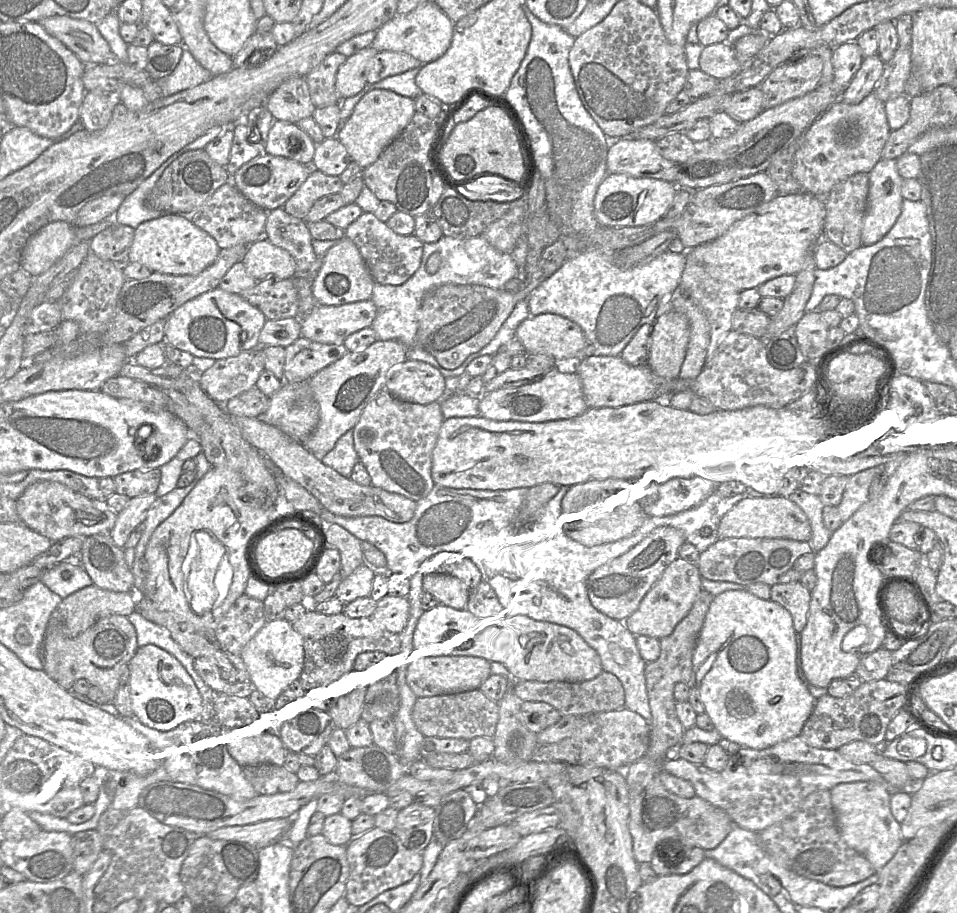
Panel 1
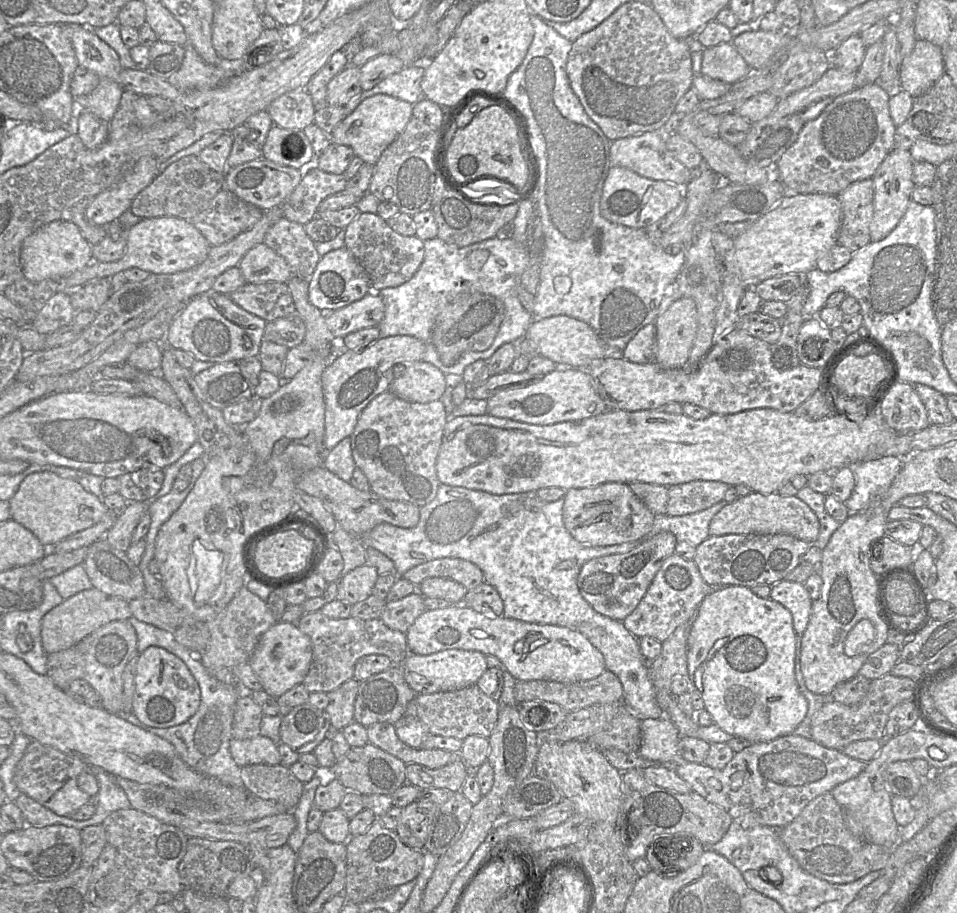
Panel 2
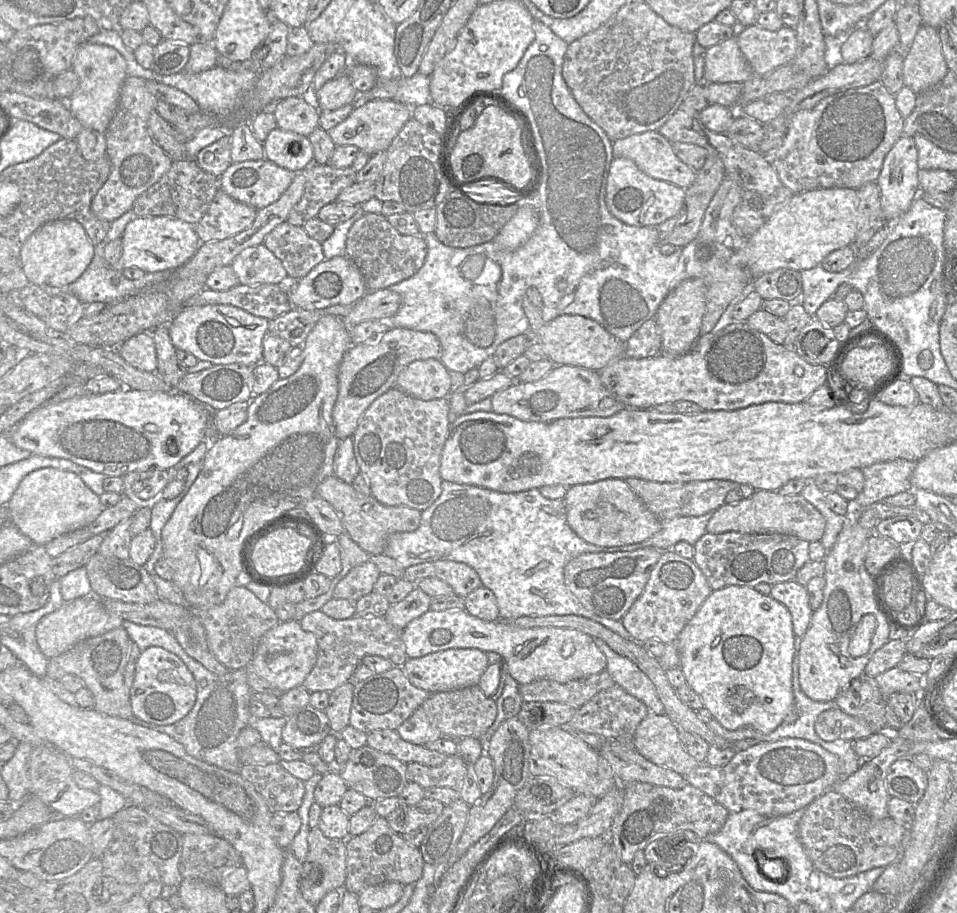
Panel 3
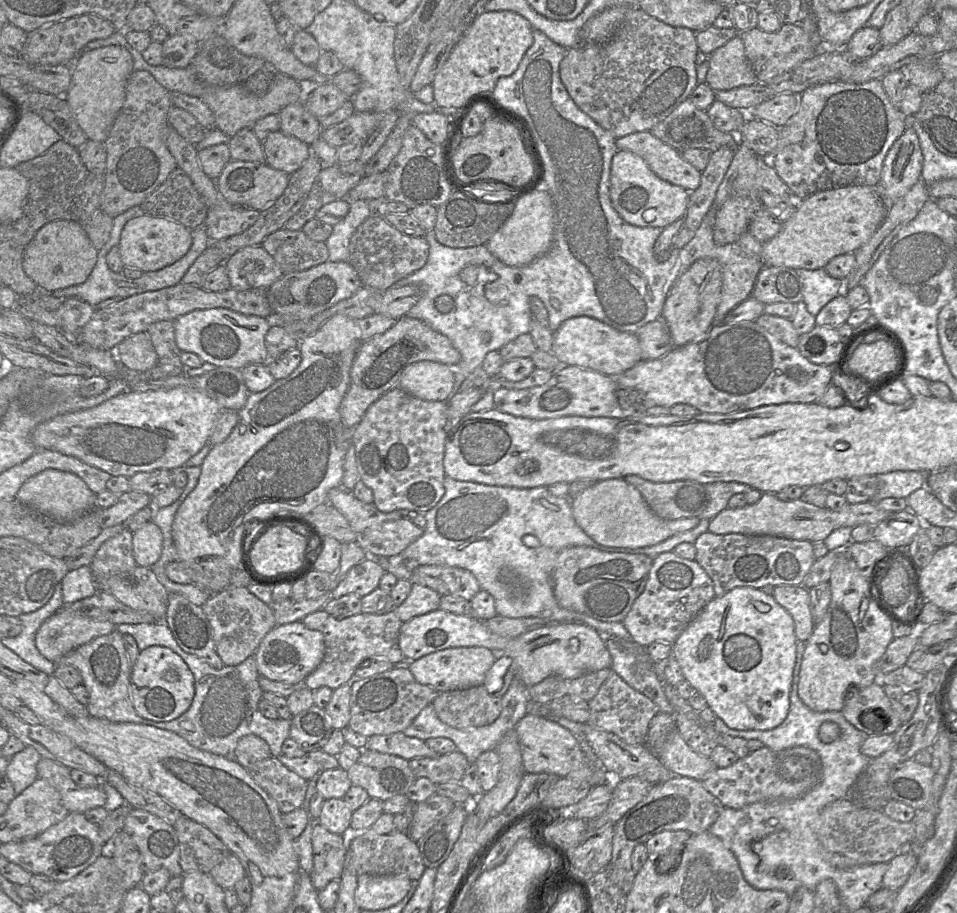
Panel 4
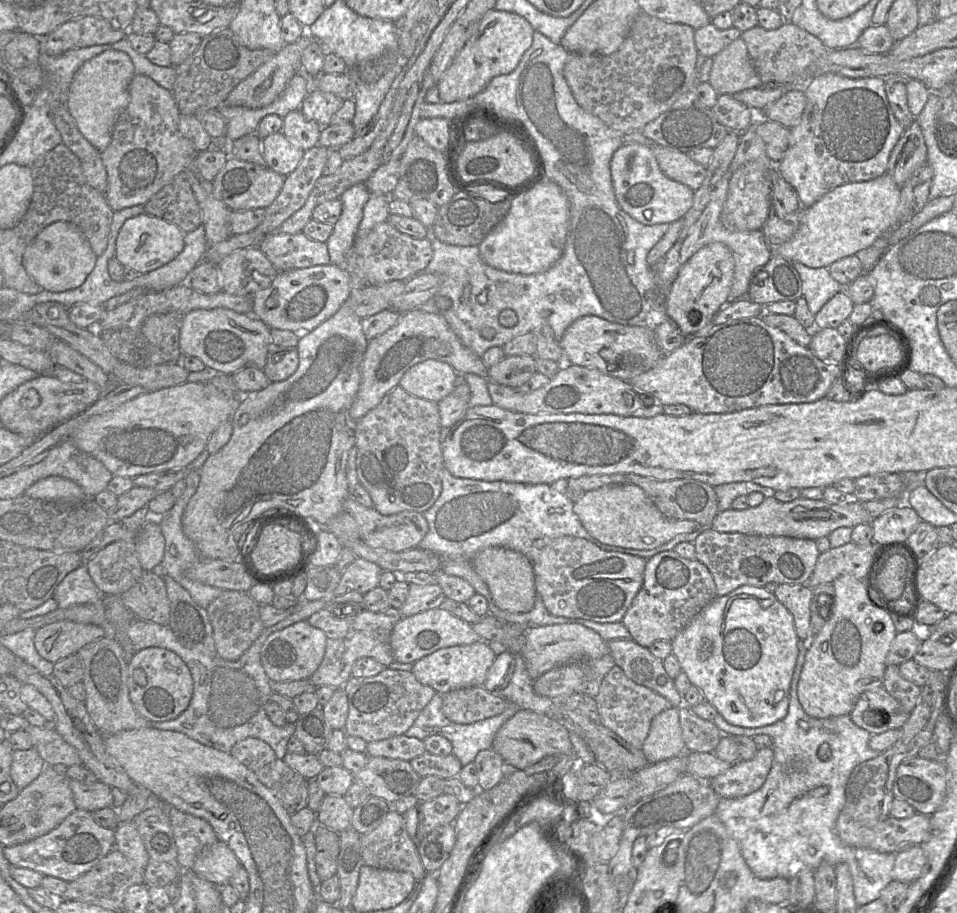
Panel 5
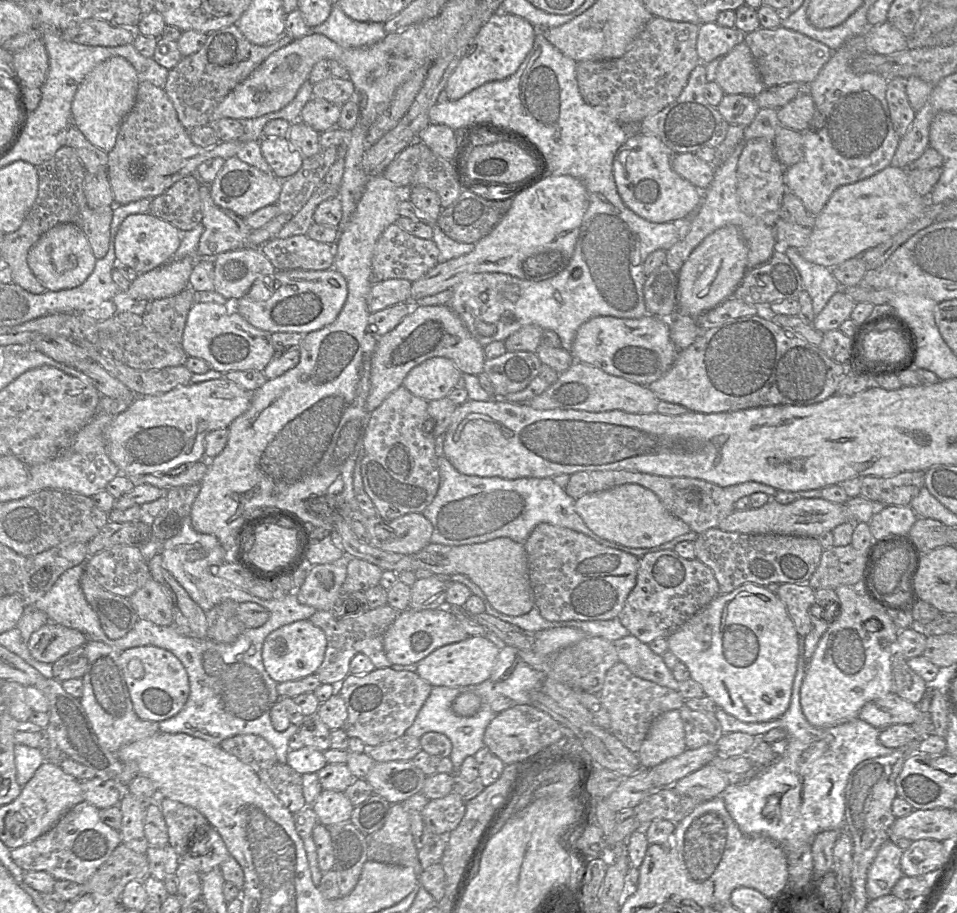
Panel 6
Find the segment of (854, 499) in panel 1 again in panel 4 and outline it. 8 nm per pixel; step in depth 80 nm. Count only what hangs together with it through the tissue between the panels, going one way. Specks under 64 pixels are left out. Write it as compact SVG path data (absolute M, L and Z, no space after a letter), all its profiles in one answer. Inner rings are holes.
M892 471L876 475L880 481L880 490L871 498L877 503L884 498L907 498L915 490L926 486L929 473L918 471Z

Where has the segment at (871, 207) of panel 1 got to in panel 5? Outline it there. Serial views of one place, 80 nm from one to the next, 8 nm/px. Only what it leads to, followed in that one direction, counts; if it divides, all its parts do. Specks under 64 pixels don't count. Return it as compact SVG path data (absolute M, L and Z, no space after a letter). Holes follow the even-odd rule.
M914 120L904 129L903 135L893 148L887 171L898 186L902 186L911 175L926 164L927 147L919 123Z

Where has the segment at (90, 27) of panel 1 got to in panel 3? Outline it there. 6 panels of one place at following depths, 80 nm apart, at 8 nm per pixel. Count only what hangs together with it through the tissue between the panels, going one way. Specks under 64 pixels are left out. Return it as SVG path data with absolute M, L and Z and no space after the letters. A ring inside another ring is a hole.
M87 41L78 47L71 70L78 76L79 85L66 102L72 115L83 128L106 133L127 78L126 69L124 57L111 46L91 44Z

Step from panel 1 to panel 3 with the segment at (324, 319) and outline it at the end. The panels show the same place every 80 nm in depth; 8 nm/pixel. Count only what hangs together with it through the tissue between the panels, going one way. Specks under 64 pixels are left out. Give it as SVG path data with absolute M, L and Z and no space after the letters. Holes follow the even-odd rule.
M390 289L367 291L344 320L348 327L367 320L389 320L397 313L400 304L400 295Z

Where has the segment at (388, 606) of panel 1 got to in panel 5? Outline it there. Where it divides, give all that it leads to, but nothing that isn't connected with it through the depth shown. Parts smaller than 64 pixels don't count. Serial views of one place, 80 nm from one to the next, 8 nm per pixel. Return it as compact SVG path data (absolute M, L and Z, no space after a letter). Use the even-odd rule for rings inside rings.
M410 583L407 598L399 609L402 617L441 607L445 594L440 585Z

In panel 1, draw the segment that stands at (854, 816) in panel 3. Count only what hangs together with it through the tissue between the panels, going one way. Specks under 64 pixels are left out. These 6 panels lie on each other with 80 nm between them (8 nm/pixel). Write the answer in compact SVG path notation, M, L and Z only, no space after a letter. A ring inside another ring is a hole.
M829 790L808 795L788 818L758 833L762 849L787 870L833 887L846 887L876 873L872 864L842 839Z

